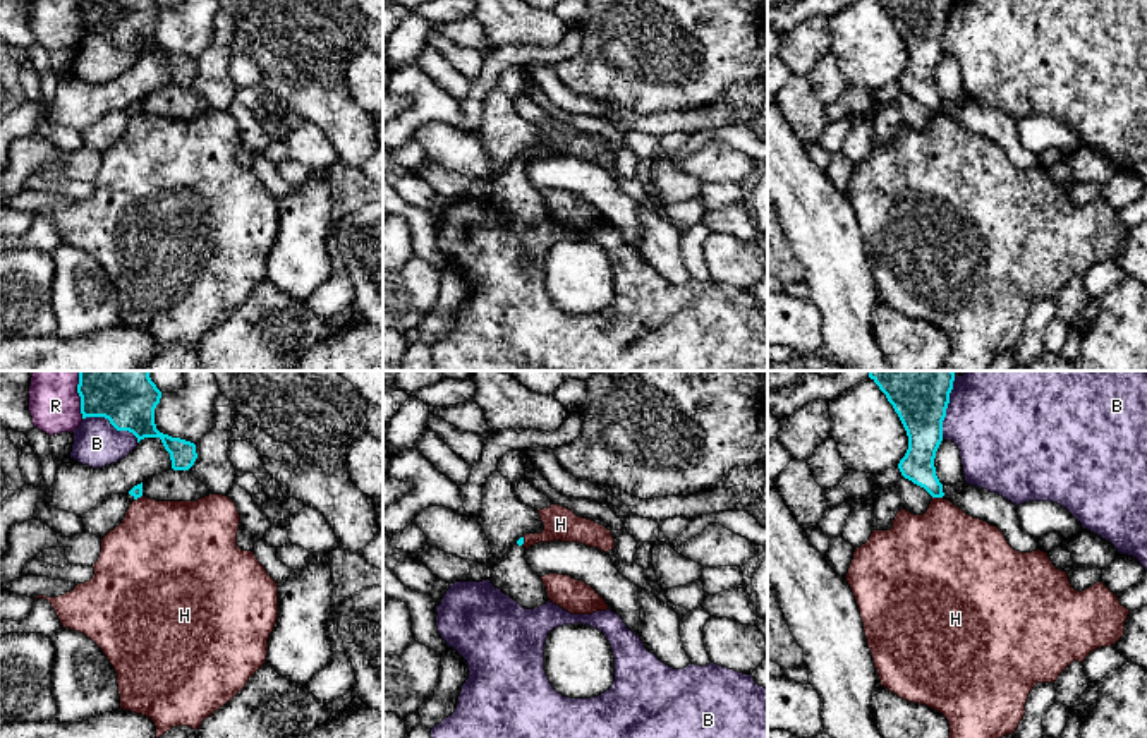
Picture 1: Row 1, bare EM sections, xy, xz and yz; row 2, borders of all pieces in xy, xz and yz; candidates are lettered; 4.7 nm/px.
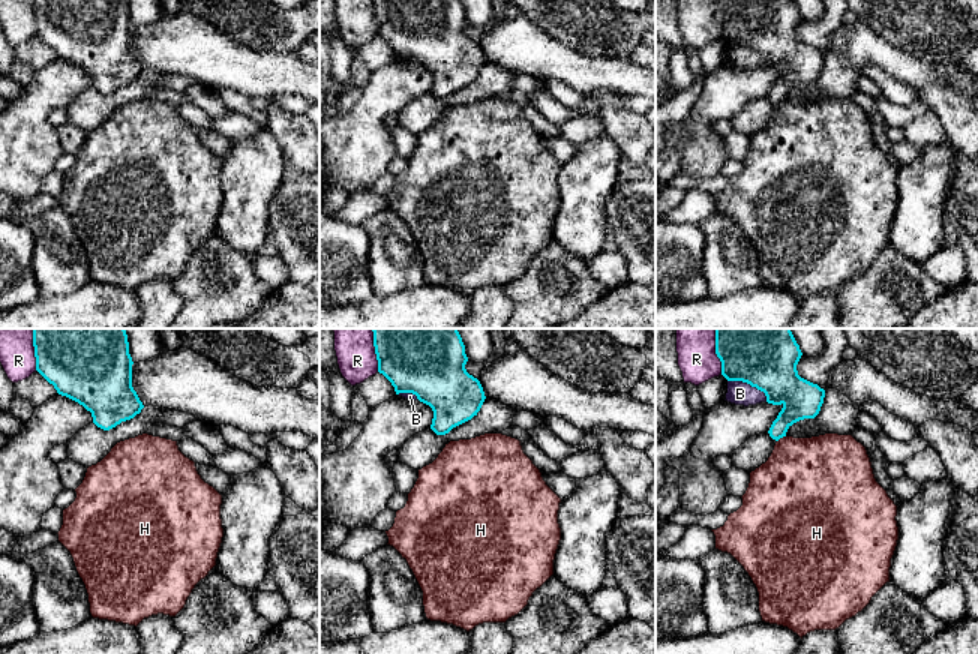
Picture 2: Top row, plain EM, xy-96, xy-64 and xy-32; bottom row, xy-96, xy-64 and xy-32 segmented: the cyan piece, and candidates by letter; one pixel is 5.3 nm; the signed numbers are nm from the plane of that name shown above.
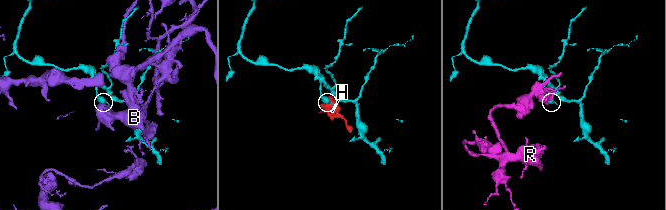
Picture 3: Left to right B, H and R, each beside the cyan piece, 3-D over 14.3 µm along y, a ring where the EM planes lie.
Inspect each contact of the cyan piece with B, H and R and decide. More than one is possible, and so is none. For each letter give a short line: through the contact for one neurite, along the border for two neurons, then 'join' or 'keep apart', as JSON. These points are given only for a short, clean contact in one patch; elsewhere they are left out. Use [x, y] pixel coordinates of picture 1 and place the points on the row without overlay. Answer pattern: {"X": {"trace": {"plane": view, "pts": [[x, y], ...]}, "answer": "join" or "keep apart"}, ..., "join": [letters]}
{"B": {"answer": "keep apart"}, "H": {"trace": {"plane": "yz", "pts": [[933, 112], [941, 114]]}, "answer": "keep apart"}, "R": {"answer": "keep apart"}, "join": []}

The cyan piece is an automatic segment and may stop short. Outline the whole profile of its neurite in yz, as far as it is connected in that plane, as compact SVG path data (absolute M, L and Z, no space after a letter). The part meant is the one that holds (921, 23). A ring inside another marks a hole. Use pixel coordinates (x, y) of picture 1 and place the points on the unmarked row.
M877 0L898 29L908 65L900 76L901 91L924 103L932 113L943 113L934 74L943 57L943 36L953 0Z

